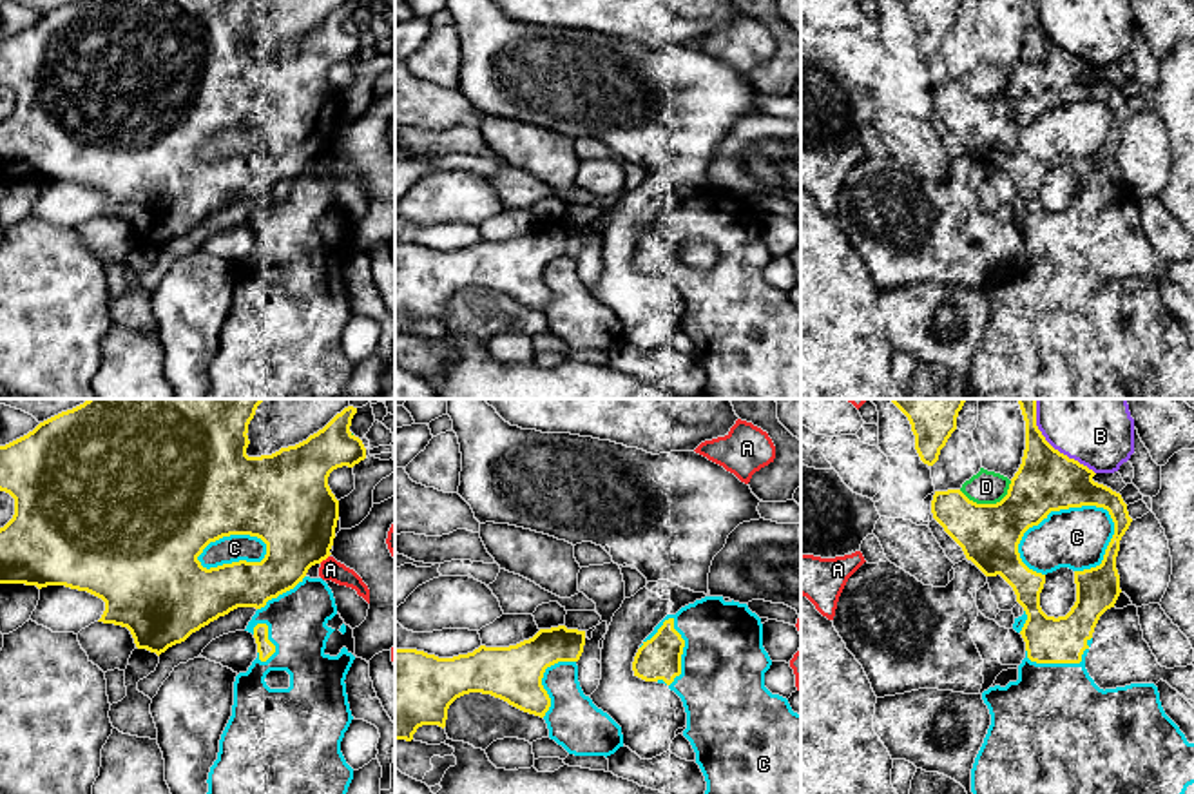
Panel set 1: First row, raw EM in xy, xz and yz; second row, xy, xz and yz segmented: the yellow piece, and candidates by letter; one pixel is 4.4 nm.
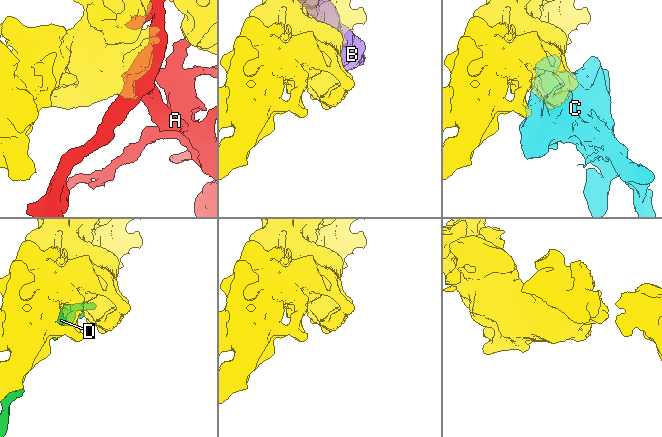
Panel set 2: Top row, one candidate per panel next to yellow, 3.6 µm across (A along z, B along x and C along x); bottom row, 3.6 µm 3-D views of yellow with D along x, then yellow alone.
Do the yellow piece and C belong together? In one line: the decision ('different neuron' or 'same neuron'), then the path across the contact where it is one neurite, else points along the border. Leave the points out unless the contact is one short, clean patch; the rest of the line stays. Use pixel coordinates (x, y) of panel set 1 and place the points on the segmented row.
same neuron

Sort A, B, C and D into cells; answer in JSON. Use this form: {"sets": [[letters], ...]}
{"sets": [["A"], ["B"], ["C"], ["D"]]}

